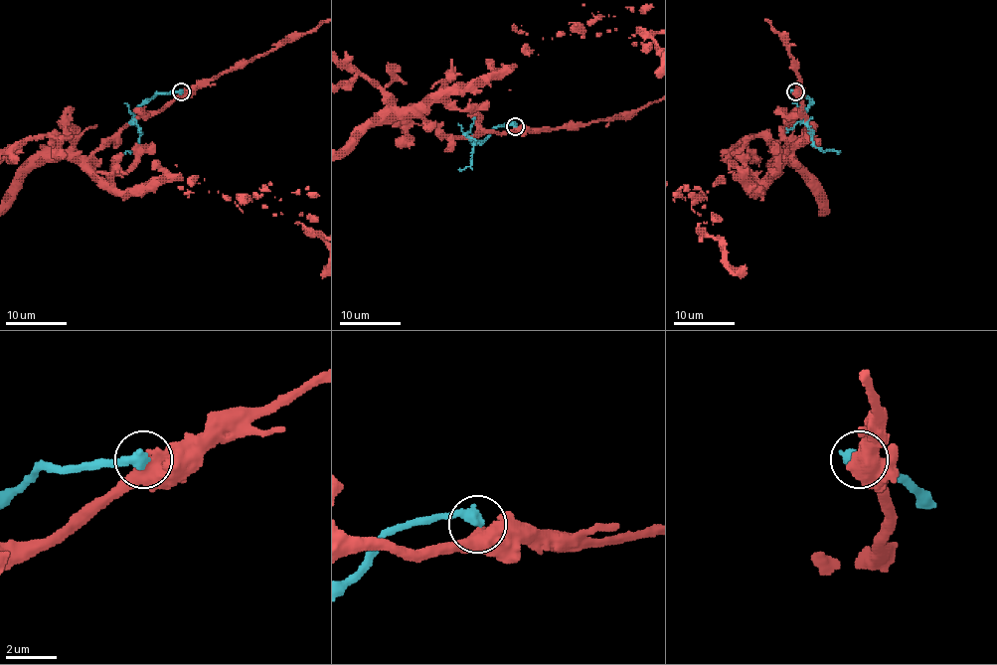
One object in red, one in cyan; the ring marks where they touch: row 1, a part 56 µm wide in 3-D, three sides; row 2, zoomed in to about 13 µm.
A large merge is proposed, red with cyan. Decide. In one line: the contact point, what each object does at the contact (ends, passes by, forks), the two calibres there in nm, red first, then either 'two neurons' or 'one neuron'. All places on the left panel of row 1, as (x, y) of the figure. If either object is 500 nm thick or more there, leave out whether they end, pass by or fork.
place (181, 91); calibres 500 and 480 nm; two neurons

